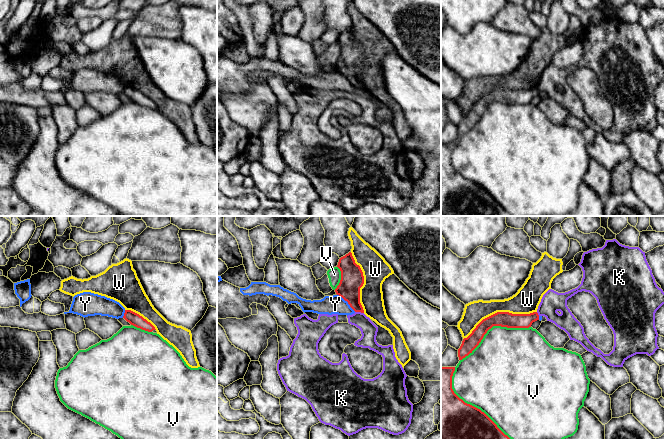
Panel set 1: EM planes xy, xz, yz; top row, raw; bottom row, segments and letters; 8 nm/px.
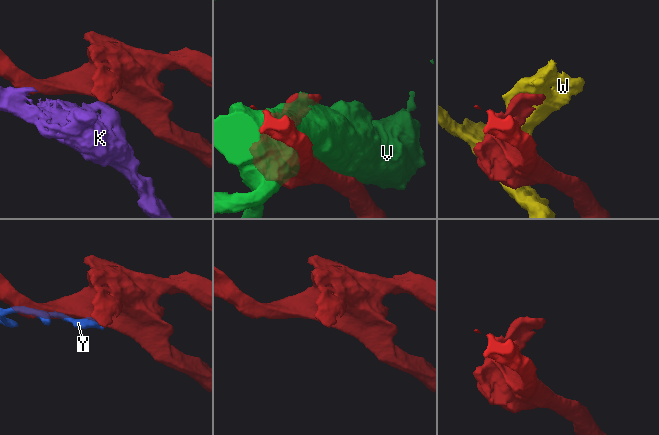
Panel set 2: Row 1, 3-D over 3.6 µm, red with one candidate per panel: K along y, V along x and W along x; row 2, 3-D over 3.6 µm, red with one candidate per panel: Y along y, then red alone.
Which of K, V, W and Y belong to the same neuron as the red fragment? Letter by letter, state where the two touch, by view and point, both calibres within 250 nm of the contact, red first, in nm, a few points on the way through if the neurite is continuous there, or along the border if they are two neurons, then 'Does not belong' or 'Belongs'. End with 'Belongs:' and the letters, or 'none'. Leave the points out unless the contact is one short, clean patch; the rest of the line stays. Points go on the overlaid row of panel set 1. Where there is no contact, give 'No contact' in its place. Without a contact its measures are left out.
K: Touches red at xz (359, 311). Thickness 180 nm (red) against 130 nm. Boundary: xz (355, 311), (363, 313). Does not belong
V: Touches red at yz (469, 404). Thickness 400 nm (red) against 480 nm. Does not belong
W: Touches red at yz (499, 312). Thickness 130 nm (red) against 200 nm. Does not belong
Y: Touches red at xz (347, 301). Thickness 190 nm (red) against 150 nm. Boundary: xz (337, 294), (355, 311). Does not belong
Belongs: none

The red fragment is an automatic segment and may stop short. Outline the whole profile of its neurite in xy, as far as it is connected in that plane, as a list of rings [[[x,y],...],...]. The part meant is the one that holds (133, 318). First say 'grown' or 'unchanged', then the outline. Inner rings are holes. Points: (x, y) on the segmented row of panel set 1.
unchanged | [[[125,310],[123,318],[131,325],[140,328],[142,330],[148,332],[152,332],[153,330],[156,330],[155,327],[150,322],[148,322],[142,316],[131,310]]]

